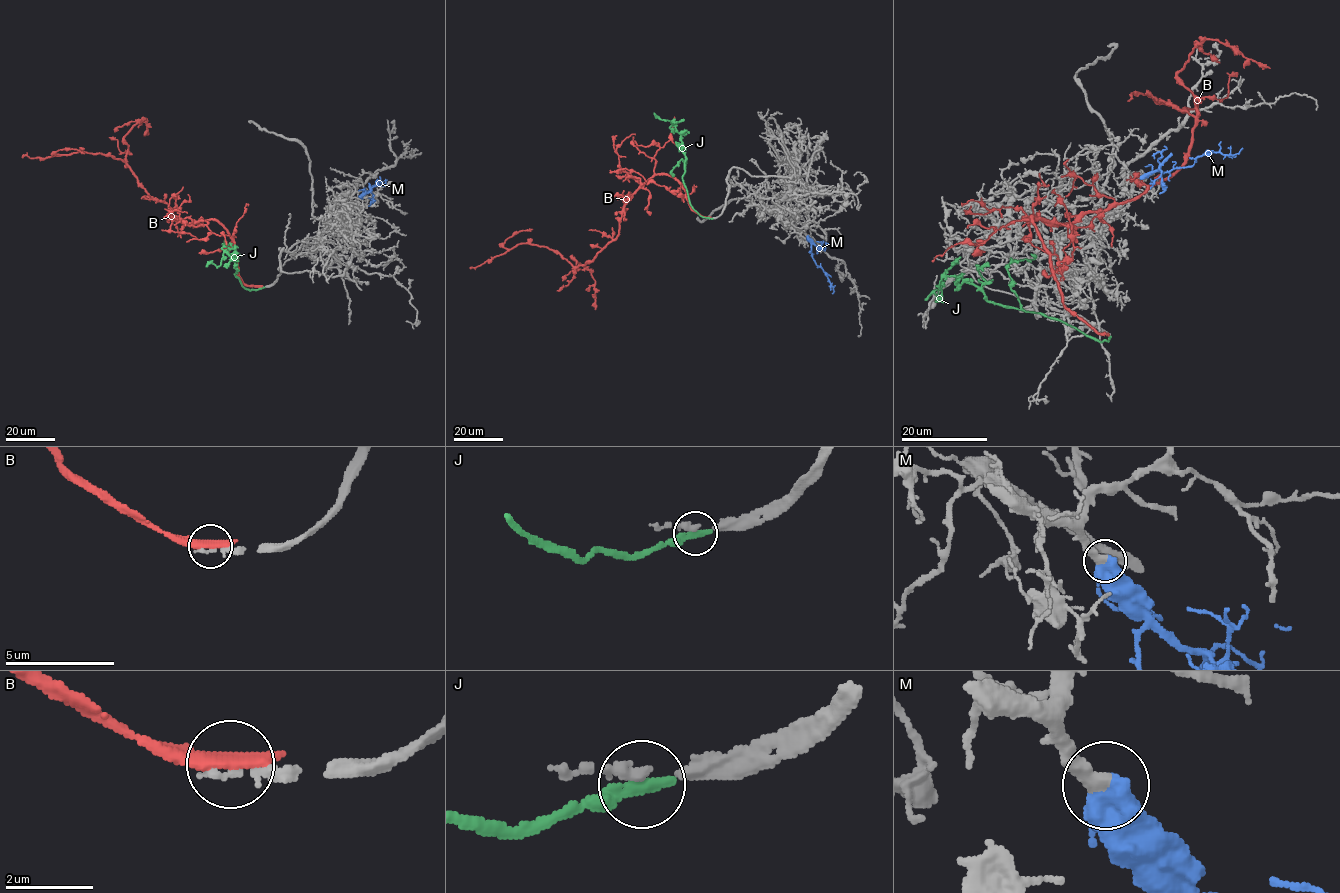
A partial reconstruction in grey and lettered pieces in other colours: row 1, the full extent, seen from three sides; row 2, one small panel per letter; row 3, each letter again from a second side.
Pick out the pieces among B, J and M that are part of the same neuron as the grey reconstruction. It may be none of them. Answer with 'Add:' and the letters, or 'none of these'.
Add: M

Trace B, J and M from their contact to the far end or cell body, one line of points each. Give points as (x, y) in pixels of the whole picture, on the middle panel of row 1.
B: (708, 218), (677, 180), (654, 174), (624, 205), (619, 233), (586, 263), (521, 243), (469, 267)
J: (711, 218), (701, 216), (690, 203), (682, 179), (685, 158), (679, 133), (670, 121), (659, 118), (654, 113)
M: (807, 236), (812, 257), (833, 287), (832, 293)

